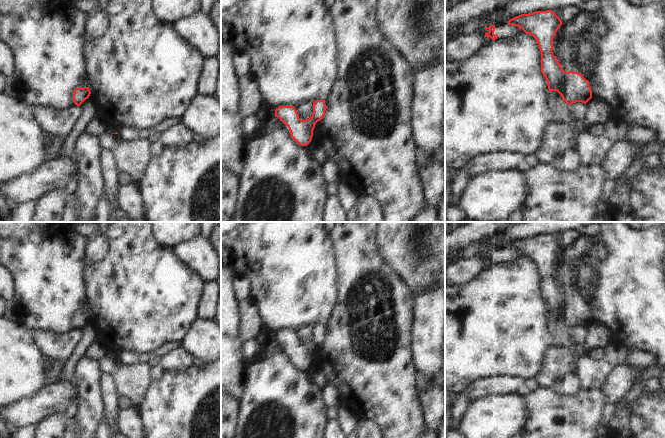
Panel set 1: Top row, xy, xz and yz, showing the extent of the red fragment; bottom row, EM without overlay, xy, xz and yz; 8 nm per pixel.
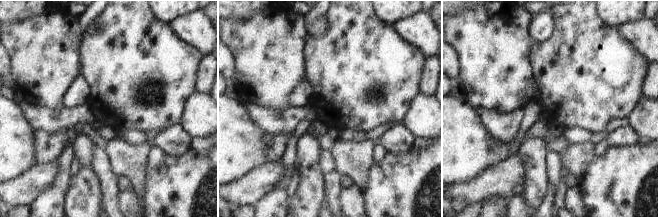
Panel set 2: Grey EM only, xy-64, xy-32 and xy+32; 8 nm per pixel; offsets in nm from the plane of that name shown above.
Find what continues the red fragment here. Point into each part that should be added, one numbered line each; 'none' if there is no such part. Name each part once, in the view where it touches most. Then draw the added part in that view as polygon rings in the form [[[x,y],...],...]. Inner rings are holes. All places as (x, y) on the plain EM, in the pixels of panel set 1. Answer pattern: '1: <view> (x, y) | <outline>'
1: yz (564, 273) | [[[580,234],[575,243],[566,250],[561,262],[553,266],[553,279],[566,296],[577,296],[577,292],[573,288],[576,277],[576,265],[581,258],[581,251],[586,247],[586,242],[589,239],[590,236]]]

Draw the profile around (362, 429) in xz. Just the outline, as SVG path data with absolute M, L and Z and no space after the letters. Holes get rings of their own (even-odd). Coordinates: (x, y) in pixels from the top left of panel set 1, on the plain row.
M357 422L351 438L383 438L383 436L372 422Z

